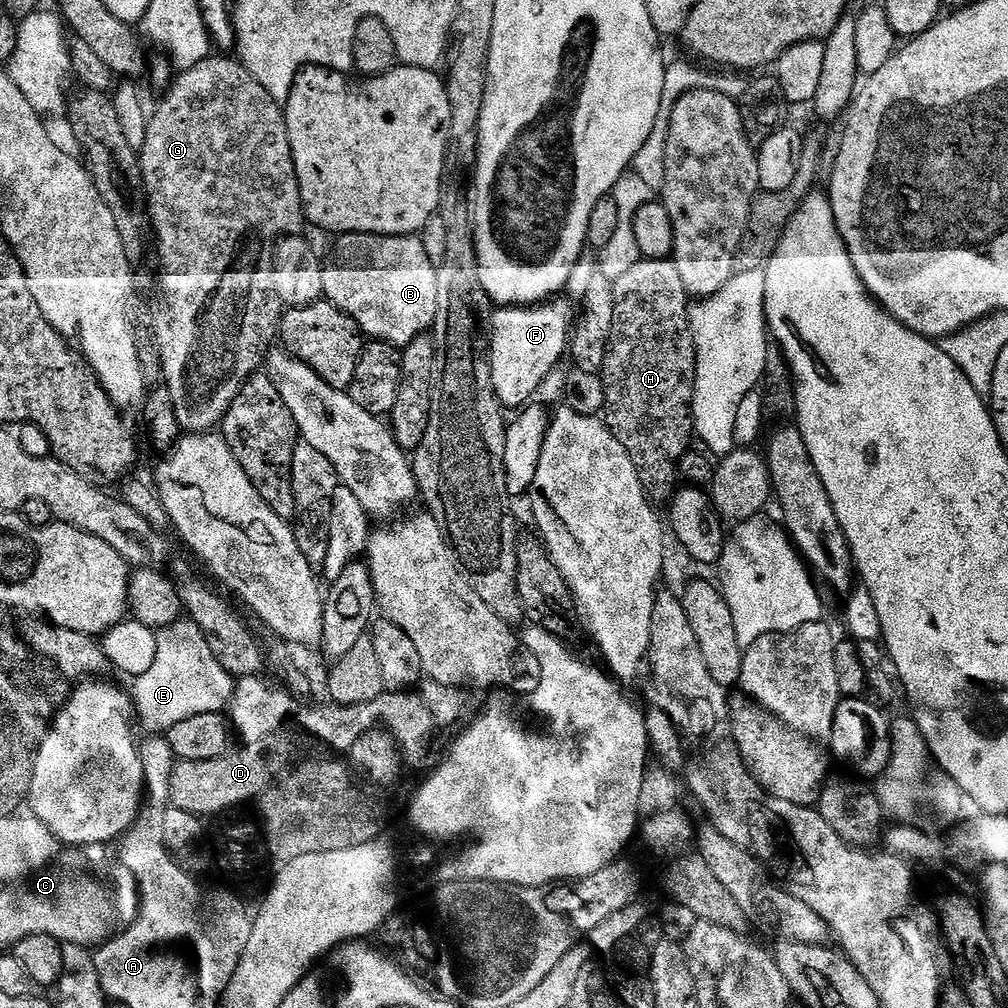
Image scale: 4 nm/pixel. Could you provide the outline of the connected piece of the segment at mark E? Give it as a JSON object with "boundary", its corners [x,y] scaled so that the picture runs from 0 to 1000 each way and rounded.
{"boundary":[[[176,617],[164,622],[164,625],[158,630],[155,653],[153,653],[151,662],[143,669],[134,672],[131,691],[137,718],[138,721],[140,718],[140,725],[143,728],[168,727],[176,716],[183,715],[189,707],[209,703],[213,699],[210,697],[214,694],[225,695],[233,687],[233,672],[228,671],[208,644],[190,643],[185,639],[185,627],[180,621],[181,619]]]}

